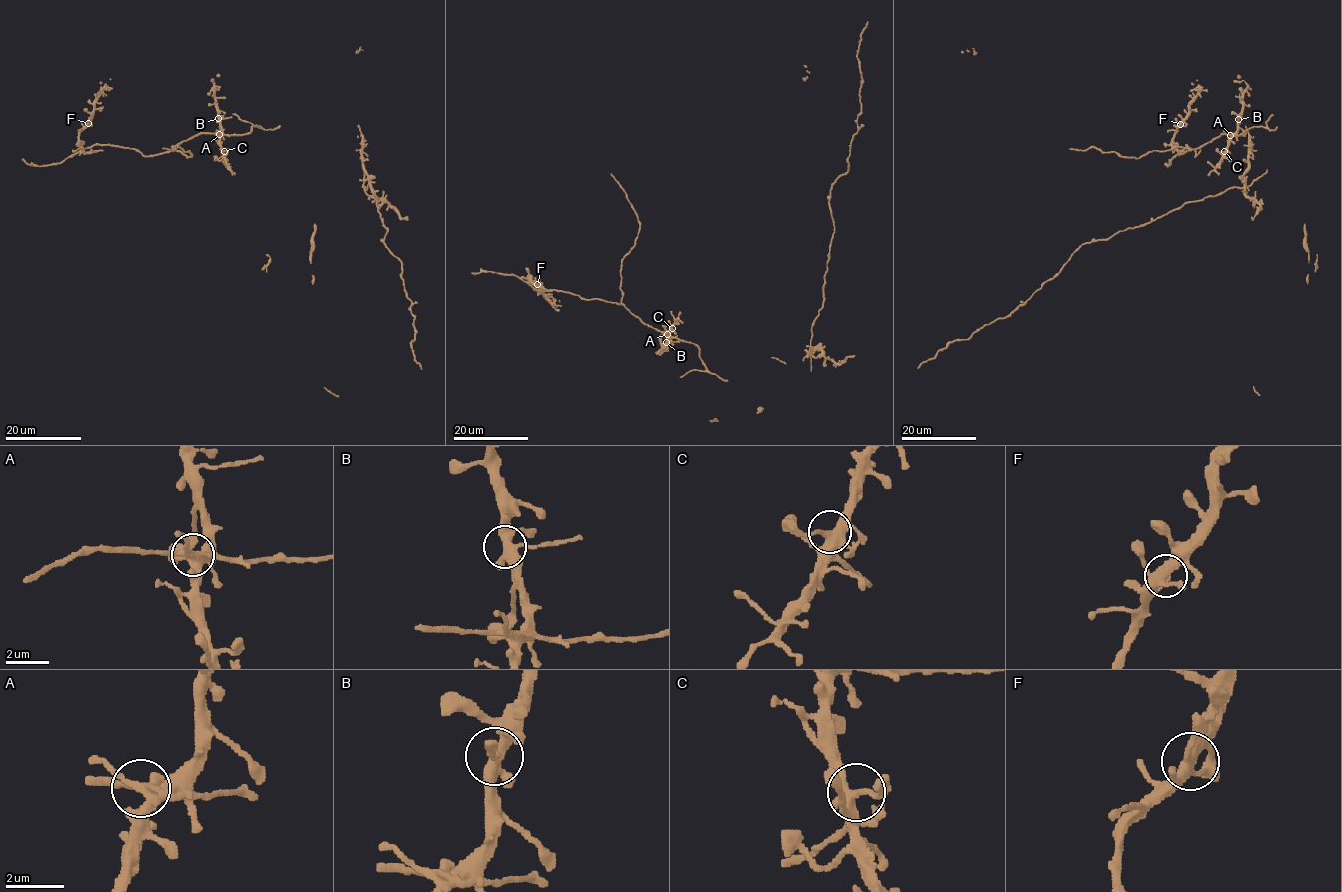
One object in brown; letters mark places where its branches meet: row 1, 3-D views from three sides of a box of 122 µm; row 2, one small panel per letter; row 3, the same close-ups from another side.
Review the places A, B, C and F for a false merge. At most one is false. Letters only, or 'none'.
none

